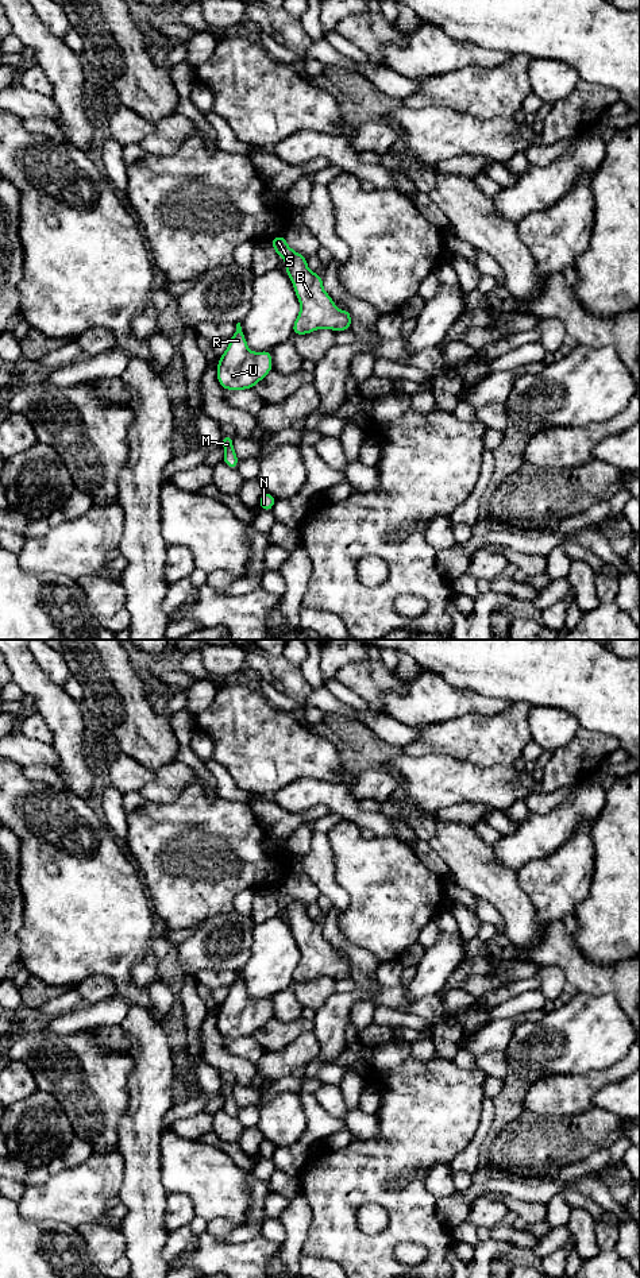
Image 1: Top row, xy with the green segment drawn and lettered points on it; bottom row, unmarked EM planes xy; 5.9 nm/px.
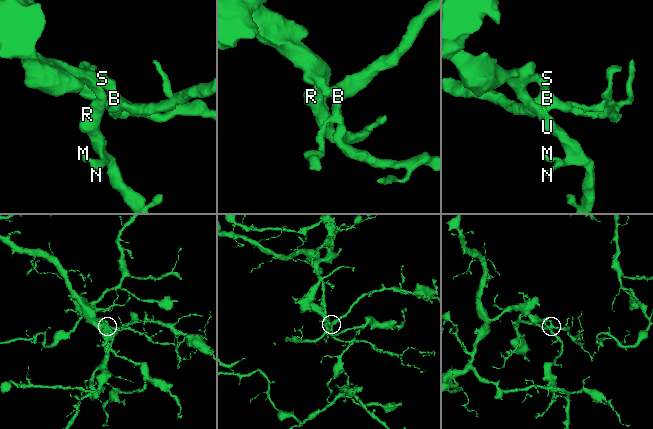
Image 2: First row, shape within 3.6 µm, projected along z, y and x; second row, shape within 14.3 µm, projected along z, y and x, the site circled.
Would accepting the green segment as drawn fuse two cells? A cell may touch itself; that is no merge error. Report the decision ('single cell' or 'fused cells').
single cell

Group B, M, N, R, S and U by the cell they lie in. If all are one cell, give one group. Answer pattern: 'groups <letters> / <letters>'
groups B M N R S U

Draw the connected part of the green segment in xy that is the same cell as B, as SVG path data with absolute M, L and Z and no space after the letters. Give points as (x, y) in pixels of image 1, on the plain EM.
M284 883L274 885L270 892L286 912L286 922L293 930L301 957L293 972L293 982L306 982L328 976L335 980L351 976L351 961L339 958L332 945L324 939L323 926L311 919L306 906L292 897Z

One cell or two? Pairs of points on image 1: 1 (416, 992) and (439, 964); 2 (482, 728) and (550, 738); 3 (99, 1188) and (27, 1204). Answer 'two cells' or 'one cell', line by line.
1: one cell
2: two cells
3: one cell

